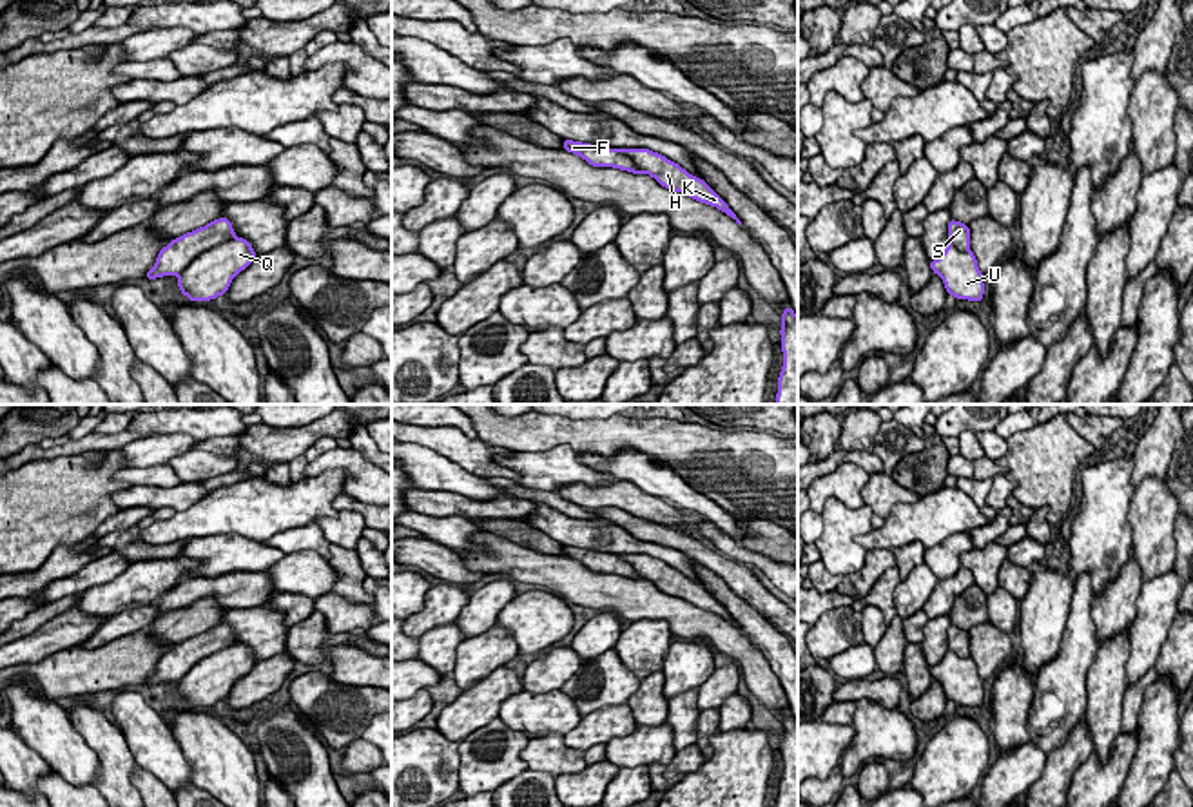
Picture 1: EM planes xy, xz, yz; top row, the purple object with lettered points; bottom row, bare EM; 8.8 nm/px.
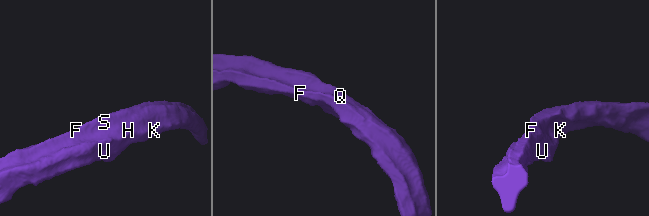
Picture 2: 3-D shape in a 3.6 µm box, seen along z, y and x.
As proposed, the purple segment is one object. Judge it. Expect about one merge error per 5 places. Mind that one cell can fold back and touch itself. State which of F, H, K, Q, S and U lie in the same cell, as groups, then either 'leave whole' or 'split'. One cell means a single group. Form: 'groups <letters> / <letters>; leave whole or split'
groups F H K Q S U; leave whole

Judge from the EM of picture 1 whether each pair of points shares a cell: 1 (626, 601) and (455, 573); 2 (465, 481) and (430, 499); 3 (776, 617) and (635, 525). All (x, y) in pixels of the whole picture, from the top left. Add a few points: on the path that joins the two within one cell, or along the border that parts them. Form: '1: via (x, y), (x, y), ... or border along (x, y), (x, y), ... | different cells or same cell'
1: border along (454, 550), (468, 568), (479, 570), (484, 575) | different cells
2: border along (416, 488), (455, 492), (486, 501) | different cells
3: via (742, 581), (691, 546), (671, 537) | same cell

